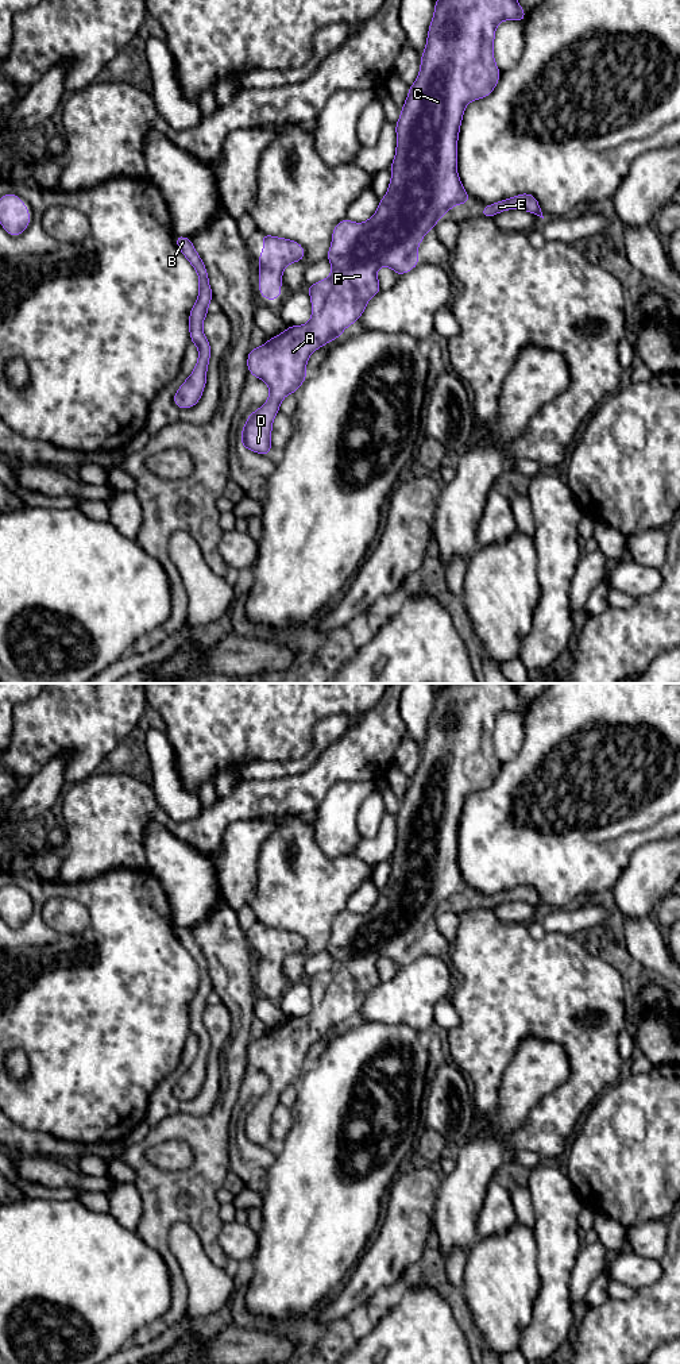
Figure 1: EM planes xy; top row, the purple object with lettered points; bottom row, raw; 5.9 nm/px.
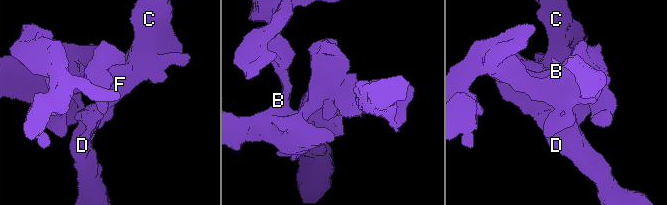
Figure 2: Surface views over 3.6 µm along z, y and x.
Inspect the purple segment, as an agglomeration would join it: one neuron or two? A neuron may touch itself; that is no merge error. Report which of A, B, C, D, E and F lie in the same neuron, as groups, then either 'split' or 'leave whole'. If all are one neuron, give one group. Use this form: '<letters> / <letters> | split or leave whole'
A B C D E F | leave whole

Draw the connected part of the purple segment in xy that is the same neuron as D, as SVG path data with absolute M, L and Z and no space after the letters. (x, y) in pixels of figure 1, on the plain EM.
M444 683L434 693L433 710L428 721L425 741L421 745L420 764L409 779L406 793L395 814L395 849L390 856L391 872L376 903L364 914L353 914L347 909L339 913L332 924L332 935L327 947L332 958L328 970L308 978L312 993L312 1009L304 1017L289 1017L285 1024L268 1030L263 1037L251 1040L247 1048L248 1064L264 1072L270 1080L267 1093L247 1107L242 1120L242 1137L256 1145L270 1147L273 1111L279 1105L282 1091L295 1084L304 1075L306 1053L320 1039L333 1033L343 1022L359 1013L367 994L380 983L376 963L387 958L402 967L418 958L418 936L426 924L455 897L471 894L470 886L457 866L457 832L464 801L470 793L491 786L501 770L501 762L494 751L494 731L497 717L503 712L523 713L526 704L521 700L513 683Z

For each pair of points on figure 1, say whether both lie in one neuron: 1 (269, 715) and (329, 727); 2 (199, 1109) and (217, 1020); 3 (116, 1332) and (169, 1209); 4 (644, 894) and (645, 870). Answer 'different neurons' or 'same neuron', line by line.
1: different neurons
2: same neuron
3: different neurons
4: same neuron

